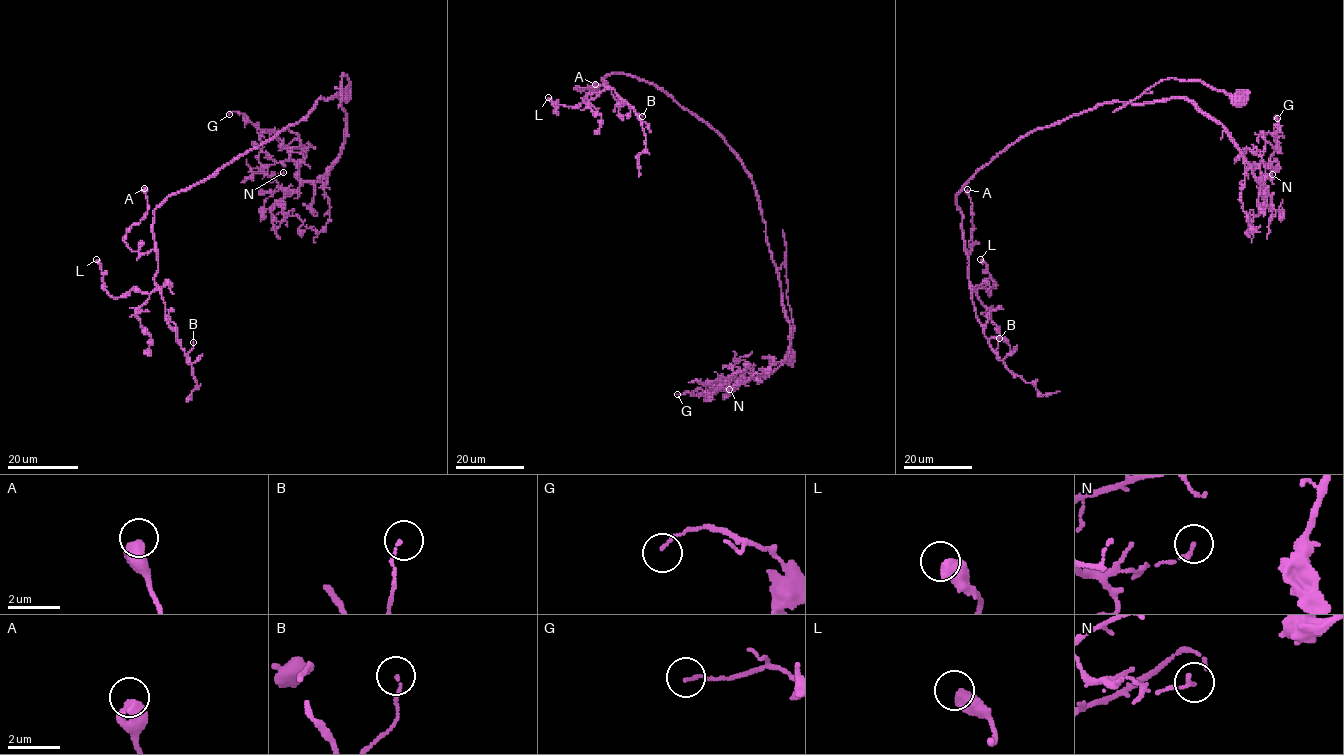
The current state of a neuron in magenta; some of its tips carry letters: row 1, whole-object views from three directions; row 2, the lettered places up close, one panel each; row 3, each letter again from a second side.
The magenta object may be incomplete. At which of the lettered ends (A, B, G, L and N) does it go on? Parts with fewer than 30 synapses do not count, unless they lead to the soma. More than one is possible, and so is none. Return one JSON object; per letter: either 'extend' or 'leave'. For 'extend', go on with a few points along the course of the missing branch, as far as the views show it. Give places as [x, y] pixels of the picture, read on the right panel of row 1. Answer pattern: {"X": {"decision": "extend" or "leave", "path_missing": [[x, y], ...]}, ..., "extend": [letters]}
{"A": {"decision": "leave"}, "B": {"decision": "leave"}, "G": {"decision": "leave"}, "L": {"decision": "leave"}, "N": {"decision": "leave"}, "extend": []}

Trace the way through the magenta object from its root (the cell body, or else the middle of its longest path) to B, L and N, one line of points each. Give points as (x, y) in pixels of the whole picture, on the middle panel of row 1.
B: (792, 357), (786, 263), (776, 270), (743, 162), (661, 89), (608, 73), (605, 86), (642, 116)
L: (792, 357), (786, 263), (776, 270), (751, 175), (724, 139), (625, 73), (573, 107), (554, 111), (548, 97)
N: (792, 357), (785, 262), (777, 274), (788, 353), (759, 377), (713, 384), (729, 389)

